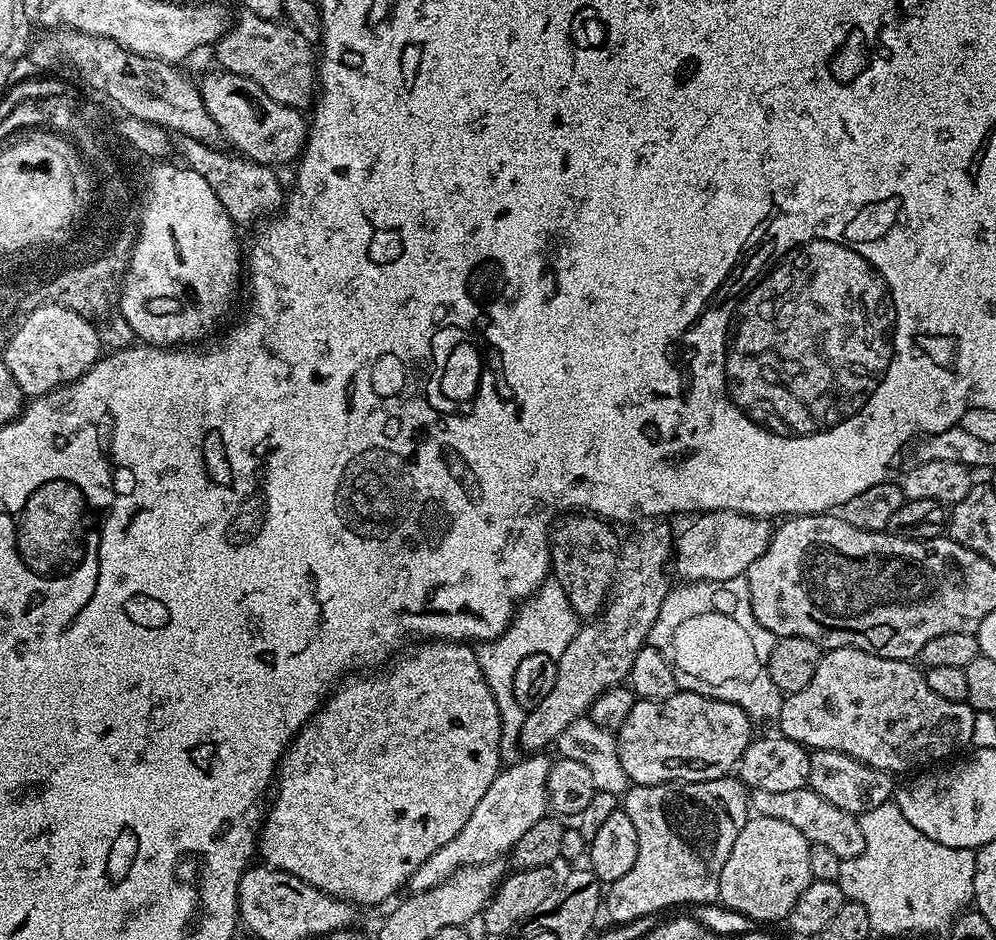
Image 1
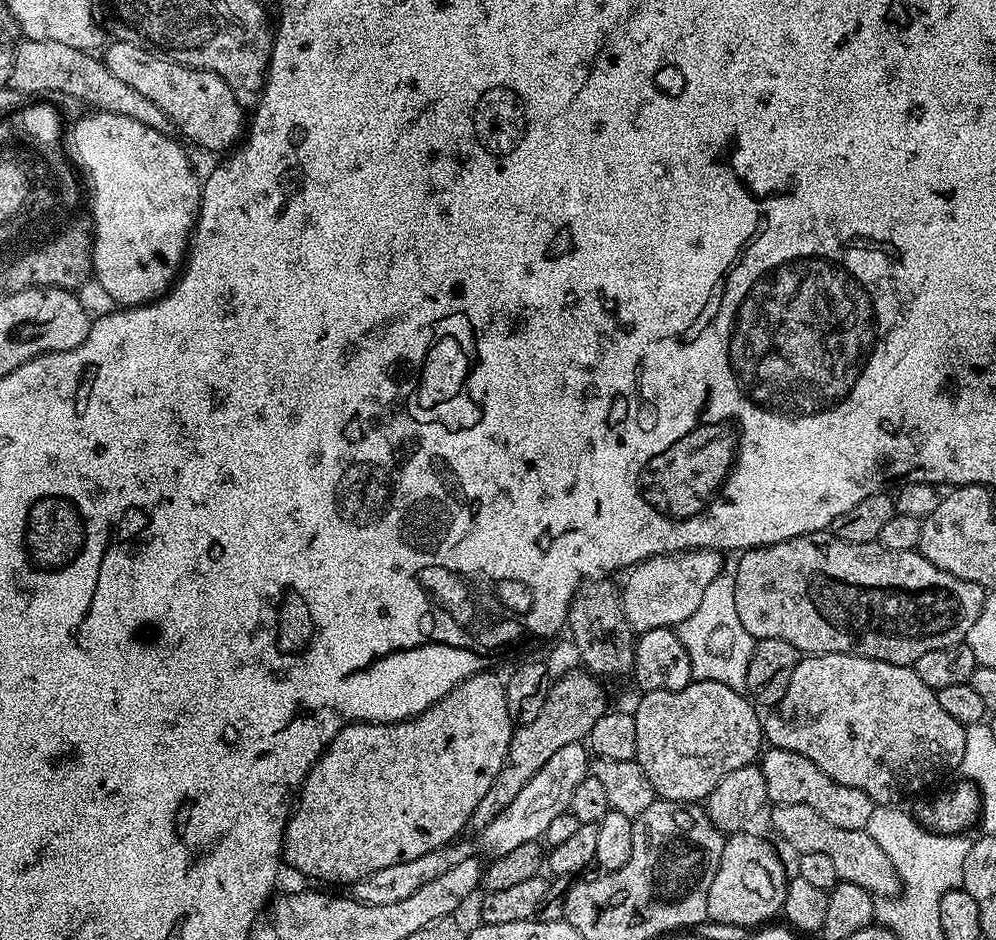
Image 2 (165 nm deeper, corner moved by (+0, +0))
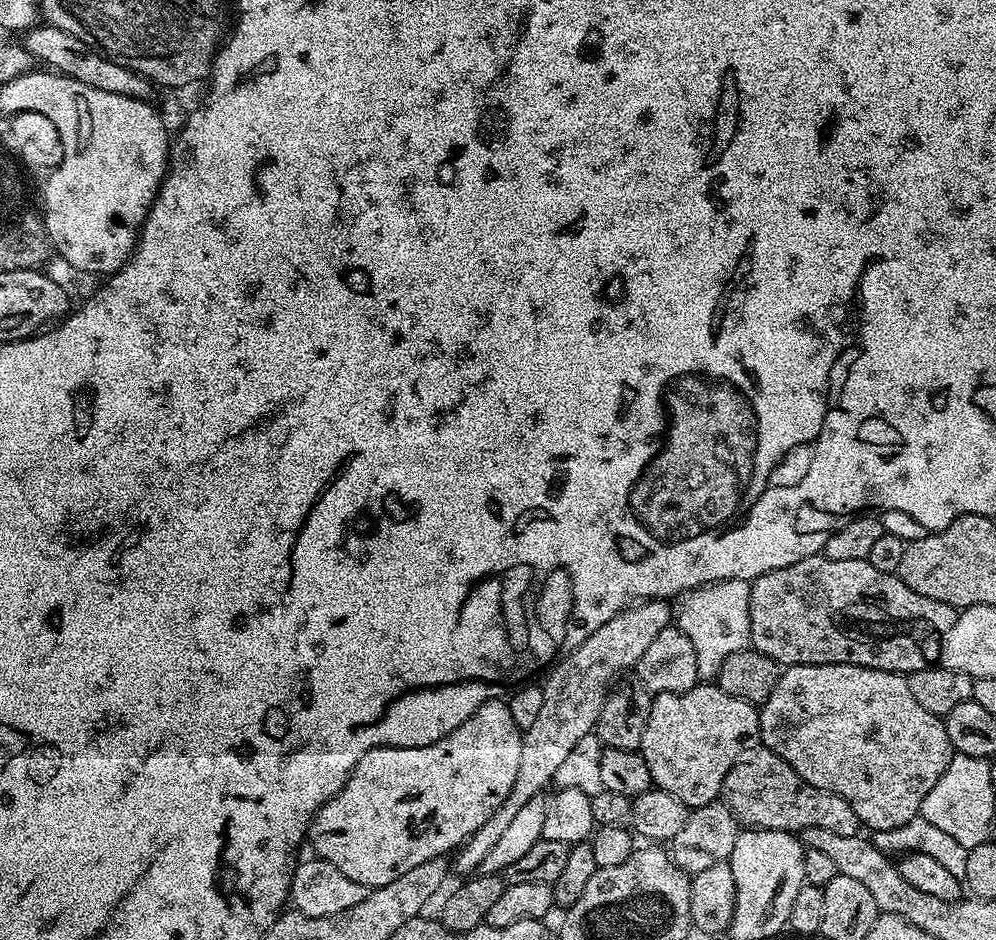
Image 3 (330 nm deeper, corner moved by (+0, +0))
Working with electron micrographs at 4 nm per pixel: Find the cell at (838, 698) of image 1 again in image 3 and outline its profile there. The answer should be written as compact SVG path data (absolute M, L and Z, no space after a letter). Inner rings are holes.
M789 664L781 671L778 686L774 686L774 694L770 694L770 698L766 698L766 702L759 705L758 711L760 714L760 744L769 748L774 754L778 754L778 758L790 762L794 771L806 782L810 782L810 786L818 786L822 790L830 790L830 794L838 794L838 798L846 798L846 802L854 806L854 814L858 814L861 825L872 832L894 830L906 822L917 819L920 816L920 807L926 794L930 794L930 790L934 790L934 782L938 782L938 778L946 774L946 766L950 766L954 755L943 719L930 714L930 710L925 710L913 698L907 675L899 672L874 670L853 664Z

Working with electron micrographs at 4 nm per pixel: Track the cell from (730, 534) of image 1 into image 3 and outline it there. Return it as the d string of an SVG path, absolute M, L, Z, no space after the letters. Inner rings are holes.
M645 600L623 608L618 615L610 618L610 622L598 626L598 630L594 630L594 634L590 634L590 638L586 638L582 646L567 653L547 673L548 681L543 681L542 684L542 711L538 713L534 726L523 729L522 732L522 755L518 761L514 787L506 796L506 802L502 802L494 815L476 833L469 836L455 853L455 871L457 868L460 872L468 872L464 874L475 873L486 854L494 850L498 838L502 838L502 833L510 827L510 822L514 822L518 810L522 810L522 806L526 806L530 798L541 795L545 791L543 788L555 781L558 766L562 766L562 761L570 755L570 750L574 750L574 746L578 746L582 738L593 735L598 714L610 689L623 677L620 675L627 668L628 671L635 669L642 654L646 654L646 649L650 647L650 642L654 642L654 638L658 638L658 634L662 634L662 630L673 623L674 608L670 605L668 600Z

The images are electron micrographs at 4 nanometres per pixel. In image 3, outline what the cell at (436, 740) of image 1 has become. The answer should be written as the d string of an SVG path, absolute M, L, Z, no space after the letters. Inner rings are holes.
M488 699L485 704L478 706L478 710L458 730L446 734L438 742L430 746L418 746L417 748L371 748L366 754L362 754L360 761L354 766L354 770L348 775L348 780L342 786L342 790L334 798L327 800L312 817L312 825L308 828L307 843L312 843L312 848L319 859L330 862L346 878L354 878L354 882L362 882L369 890L386 886L386 882L394 882L394 878L402 878L406 870L414 870L414 866L422 862L430 862L435 856L448 856L453 850L459 849L461 845L479 830L485 822L506 802L506 796L514 787L514 778L518 775L518 761L522 755L522 729L514 722L507 703L503 699Z

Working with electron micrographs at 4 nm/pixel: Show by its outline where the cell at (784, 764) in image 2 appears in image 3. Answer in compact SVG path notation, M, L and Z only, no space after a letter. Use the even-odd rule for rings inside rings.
M757 746L746 750L738 762L726 774L723 799L744 828L765 828L793 834L802 834L808 828L830 830L833 834L857 835L862 825L854 806L830 790L810 786L794 769L790 762L778 758L769 748Z

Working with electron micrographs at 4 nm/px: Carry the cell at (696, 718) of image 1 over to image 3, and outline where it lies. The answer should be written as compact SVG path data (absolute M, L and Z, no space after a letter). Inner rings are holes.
M700 682L696 687L686 690L685 692L658 692L652 697L652 709L650 710L650 718L646 722L646 734L642 734L642 742L638 749L643 756L646 766L650 766L650 774L655 787L674 794L674 798L678 798L690 810L695 810L713 803L724 791L724 779L726 774L730 774L730 770L734 766L734 762L738 762L738 758L742 758L742 754L746 754L746 750L757 747L760 744L760 714L757 705L746 702L742 698L734 698L730 694L726 694L717 688L715 683Z

